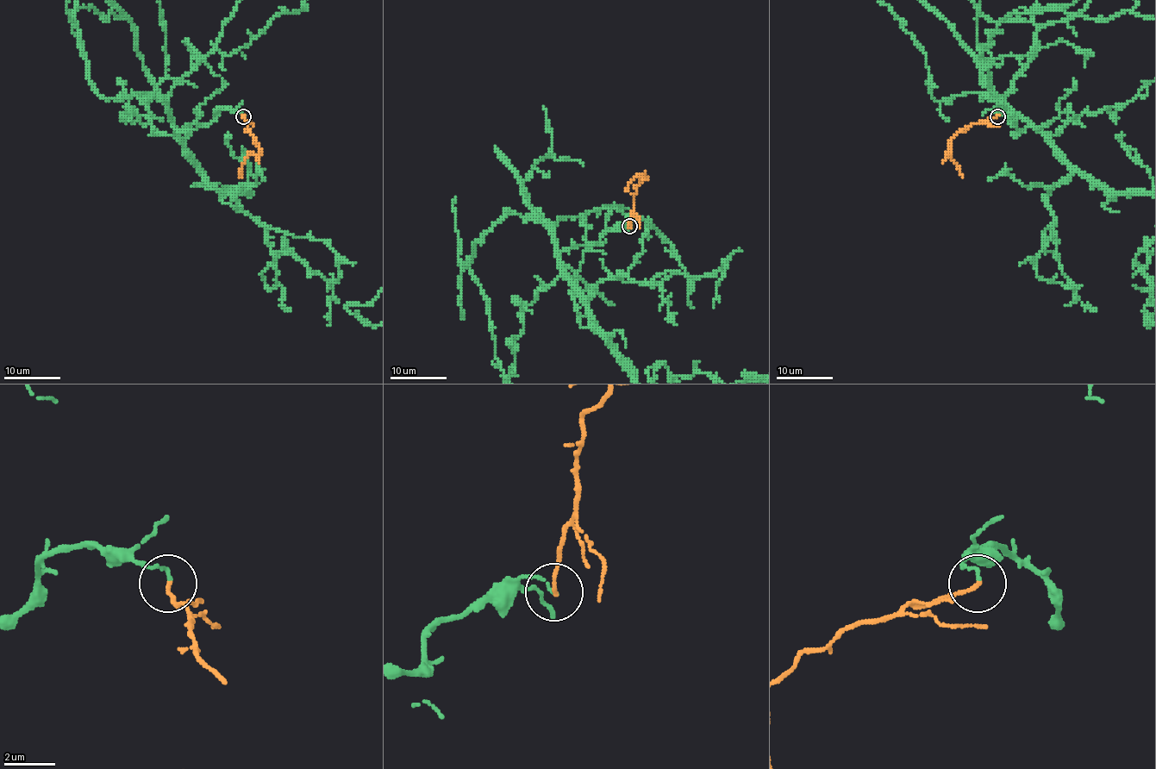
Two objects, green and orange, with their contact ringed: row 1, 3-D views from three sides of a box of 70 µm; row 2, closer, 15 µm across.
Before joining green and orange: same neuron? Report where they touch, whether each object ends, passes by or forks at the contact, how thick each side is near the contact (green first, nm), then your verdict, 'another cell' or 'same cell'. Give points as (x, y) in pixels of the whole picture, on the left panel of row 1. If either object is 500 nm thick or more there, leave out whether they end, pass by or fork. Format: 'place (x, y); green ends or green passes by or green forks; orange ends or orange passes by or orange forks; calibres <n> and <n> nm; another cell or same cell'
place (243, 116); green ends; orange ends; calibres 110 and 140 nm; another cell

